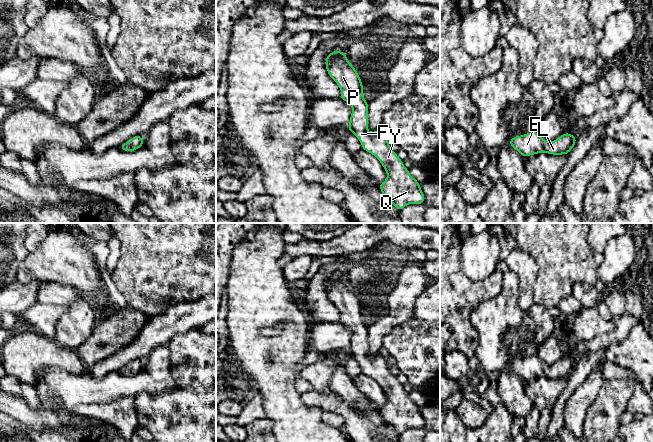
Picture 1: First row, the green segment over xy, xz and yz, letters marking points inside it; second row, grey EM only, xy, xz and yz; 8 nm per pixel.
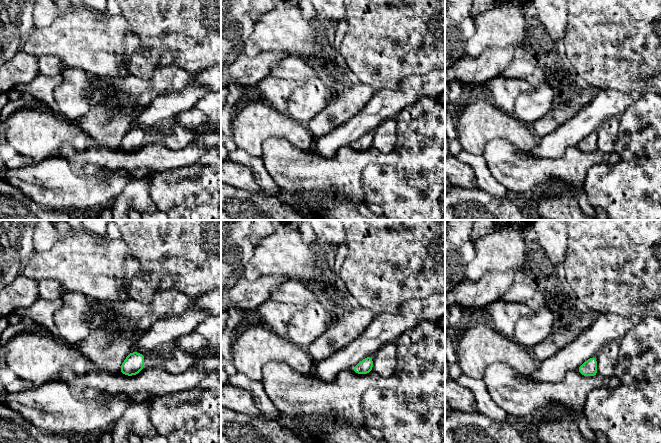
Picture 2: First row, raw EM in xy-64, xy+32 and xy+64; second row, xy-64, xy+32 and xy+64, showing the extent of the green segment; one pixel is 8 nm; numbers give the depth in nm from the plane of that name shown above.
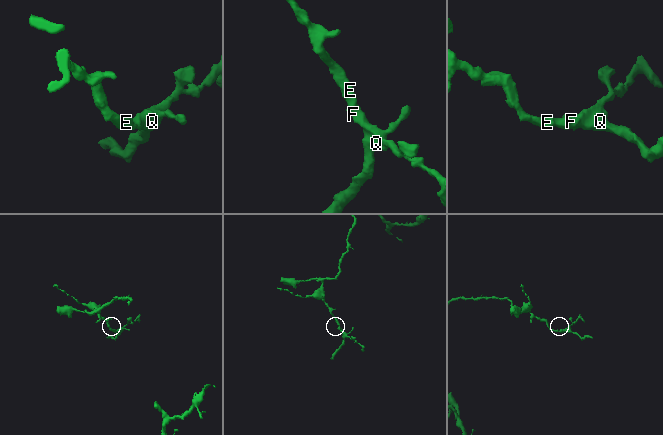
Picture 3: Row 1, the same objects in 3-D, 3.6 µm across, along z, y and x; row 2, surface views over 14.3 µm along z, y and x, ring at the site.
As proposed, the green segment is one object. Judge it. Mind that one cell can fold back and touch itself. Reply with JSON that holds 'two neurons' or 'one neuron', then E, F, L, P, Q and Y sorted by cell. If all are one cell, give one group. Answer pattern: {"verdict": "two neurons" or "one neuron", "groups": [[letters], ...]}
{"verdict": "one neuron", "groups": [["E", "F", "L", "P", "Q", "Y"]]}

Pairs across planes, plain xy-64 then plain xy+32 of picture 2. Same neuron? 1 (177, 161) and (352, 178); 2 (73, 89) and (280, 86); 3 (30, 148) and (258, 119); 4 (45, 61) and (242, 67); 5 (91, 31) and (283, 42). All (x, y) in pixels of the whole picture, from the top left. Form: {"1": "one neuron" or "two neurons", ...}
{"1": "one neuron", "2": "two neurons", "3": "one neuron", "4": "two neurons", "5": "one neuron"}

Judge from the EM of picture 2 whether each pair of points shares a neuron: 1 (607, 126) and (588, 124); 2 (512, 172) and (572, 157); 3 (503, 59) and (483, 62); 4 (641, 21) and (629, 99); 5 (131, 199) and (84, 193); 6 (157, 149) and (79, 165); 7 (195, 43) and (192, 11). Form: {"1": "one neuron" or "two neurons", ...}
{"1": "two neurons", "2": "one neuron", "3": "one neuron", "4": "two neurons", "5": "two neurons", "6": "one neuron", "7": "one neuron"}

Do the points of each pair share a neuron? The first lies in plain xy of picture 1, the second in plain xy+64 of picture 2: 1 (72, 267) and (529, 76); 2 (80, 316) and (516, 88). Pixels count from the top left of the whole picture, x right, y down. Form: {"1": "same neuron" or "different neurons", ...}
{"1": "different neurons", "2": "different neurons"}

